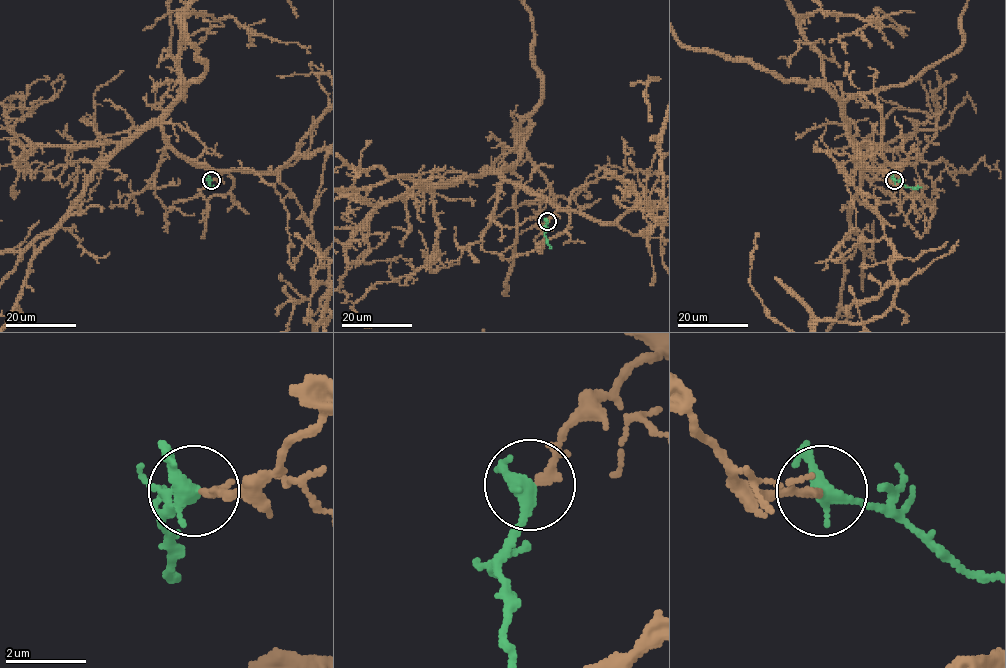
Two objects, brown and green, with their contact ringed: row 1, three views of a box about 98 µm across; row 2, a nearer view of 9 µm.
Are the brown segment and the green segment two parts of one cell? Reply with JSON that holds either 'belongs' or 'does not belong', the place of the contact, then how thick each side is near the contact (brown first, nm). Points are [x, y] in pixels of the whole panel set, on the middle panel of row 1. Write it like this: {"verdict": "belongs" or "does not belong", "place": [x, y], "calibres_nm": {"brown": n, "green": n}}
{"verdict": "belongs", "place": [547, 221], "calibres_nm": {"brown": 220, "green": 360}}

